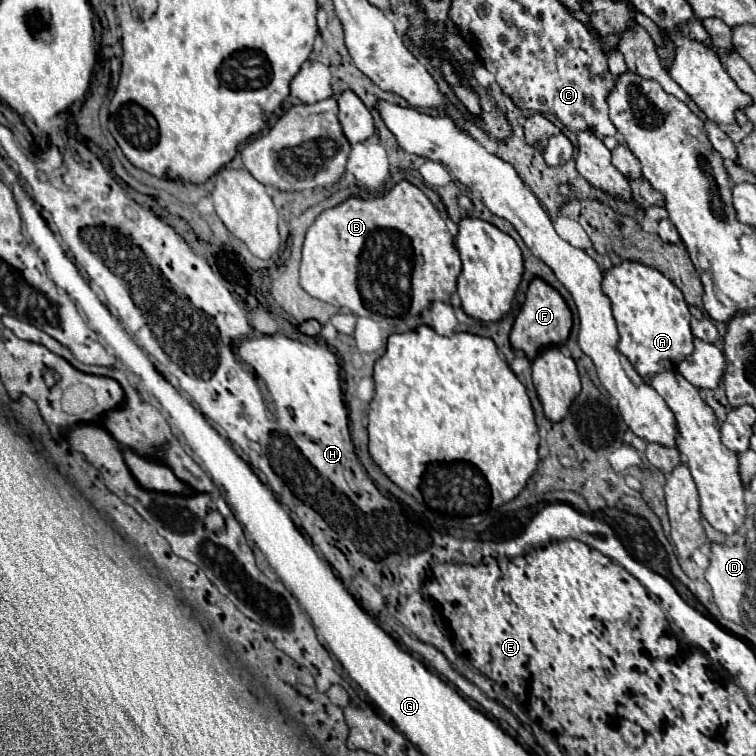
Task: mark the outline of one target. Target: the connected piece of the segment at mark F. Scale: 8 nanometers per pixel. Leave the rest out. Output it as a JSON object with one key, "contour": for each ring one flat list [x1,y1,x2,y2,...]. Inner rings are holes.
{"contour":[[534,278,528,286,526,302,520,314,516,316,510,332,512,346,518,350,524,350,524,354,532,360,544,346,562,346,568,340,570,328,572,328,572,312,566,300,548,282,544,282,542,278]]}

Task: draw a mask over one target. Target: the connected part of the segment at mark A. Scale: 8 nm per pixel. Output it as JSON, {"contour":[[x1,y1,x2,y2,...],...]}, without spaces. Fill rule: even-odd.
{"contour":[[624,260,604,272,602,290,612,302,612,314,620,334,618,348,646,382,662,370,676,370,692,354,694,336,690,332,688,304,664,274,646,264]]}

